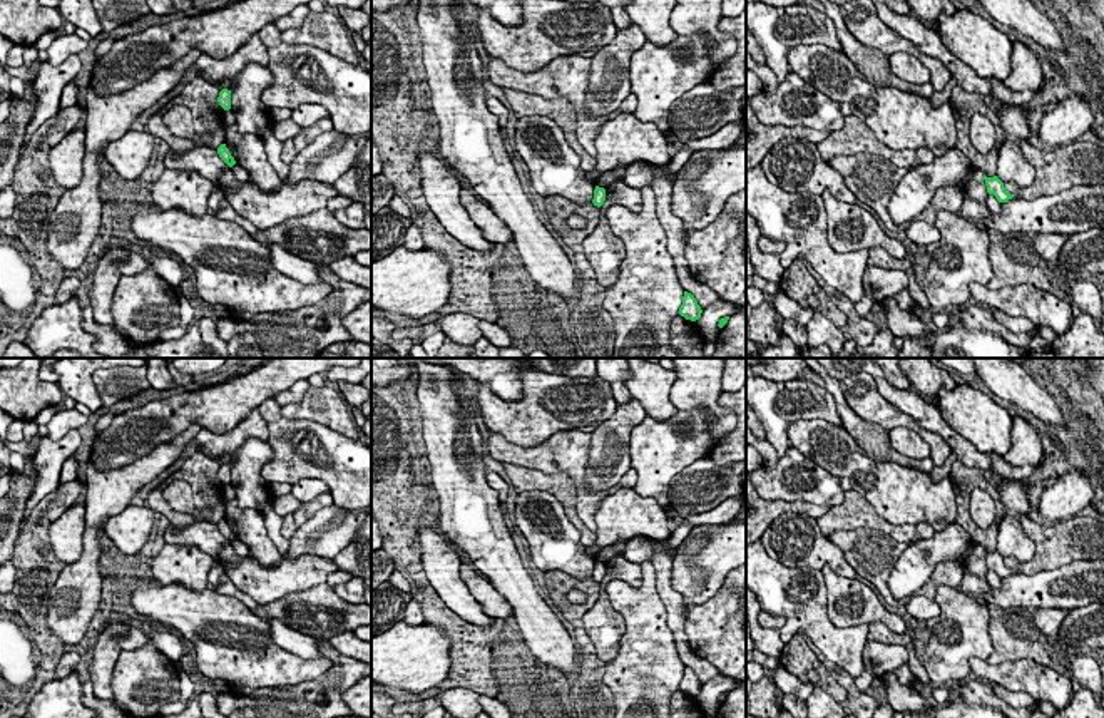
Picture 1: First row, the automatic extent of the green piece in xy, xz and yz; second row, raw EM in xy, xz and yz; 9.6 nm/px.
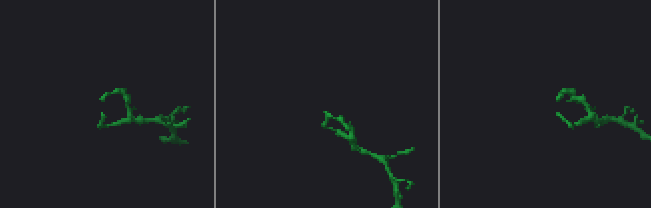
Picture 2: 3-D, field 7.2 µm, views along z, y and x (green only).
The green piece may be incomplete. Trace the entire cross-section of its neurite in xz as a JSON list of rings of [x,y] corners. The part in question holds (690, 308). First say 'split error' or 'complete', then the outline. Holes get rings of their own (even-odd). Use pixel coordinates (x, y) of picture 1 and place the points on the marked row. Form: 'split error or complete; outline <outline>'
complete; outline [[[684,291],[679,315],[684,316],[686,320],[696,321],[701,318],[701,313],[703,310],[698,305],[696,298],[691,293]]]

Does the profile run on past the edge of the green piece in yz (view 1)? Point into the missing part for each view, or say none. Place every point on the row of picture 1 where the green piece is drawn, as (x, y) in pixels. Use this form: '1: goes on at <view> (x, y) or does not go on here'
1: does not go on here

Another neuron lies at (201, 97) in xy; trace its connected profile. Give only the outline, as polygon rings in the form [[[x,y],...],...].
[[[197,75],[174,99],[176,105],[184,105],[192,112],[194,131],[197,134],[211,134],[212,139],[207,147],[212,149],[224,144],[224,109],[217,102],[219,92],[219,85],[212,85]]]

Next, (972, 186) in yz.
[[[970,167],[967,176],[955,186],[963,199],[975,199],[987,206],[987,186],[984,179],[984,171],[979,167]]]

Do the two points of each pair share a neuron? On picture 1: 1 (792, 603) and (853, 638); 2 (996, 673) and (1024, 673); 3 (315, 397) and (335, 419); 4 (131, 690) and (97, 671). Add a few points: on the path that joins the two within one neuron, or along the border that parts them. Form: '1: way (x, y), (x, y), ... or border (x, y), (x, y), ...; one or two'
1: way (807, 615), (830, 638), (838, 638); one
2: way (1002, 673), (1017, 673); one
3: way (320, 402), (332, 414); one
4: border (122, 650), (112, 673), (111, 692), (114, 700); two

